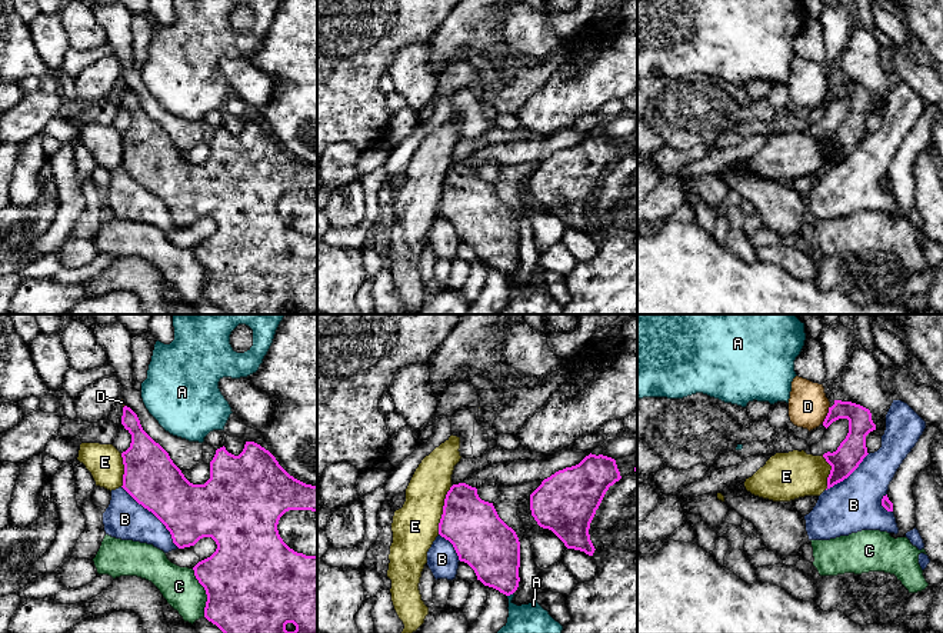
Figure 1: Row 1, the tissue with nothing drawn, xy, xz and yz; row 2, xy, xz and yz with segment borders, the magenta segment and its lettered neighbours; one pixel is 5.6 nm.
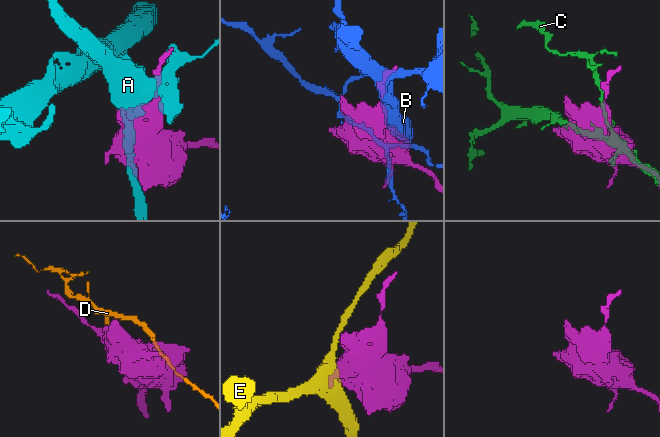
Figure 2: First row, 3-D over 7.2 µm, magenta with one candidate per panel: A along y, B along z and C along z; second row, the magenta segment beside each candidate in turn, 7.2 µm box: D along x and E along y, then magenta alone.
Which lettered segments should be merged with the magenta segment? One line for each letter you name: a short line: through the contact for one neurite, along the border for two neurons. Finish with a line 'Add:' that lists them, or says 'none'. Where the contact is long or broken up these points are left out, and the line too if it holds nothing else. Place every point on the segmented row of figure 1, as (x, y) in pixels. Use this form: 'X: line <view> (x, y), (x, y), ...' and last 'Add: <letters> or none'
Add: none

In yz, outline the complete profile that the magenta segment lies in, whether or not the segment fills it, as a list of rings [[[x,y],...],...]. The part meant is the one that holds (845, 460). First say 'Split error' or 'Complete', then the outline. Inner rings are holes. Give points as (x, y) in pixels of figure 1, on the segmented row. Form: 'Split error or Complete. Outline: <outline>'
Complete. Outline: [[[834,400],[834,404],[829,407],[823,426],[827,429],[839,419],[849,420],[849,433],[836,452],[823,454],[832,466],[827,489],[847,479],[859,467],[869,454],[866,436],[876,430],[870,410],[852,402]]]

